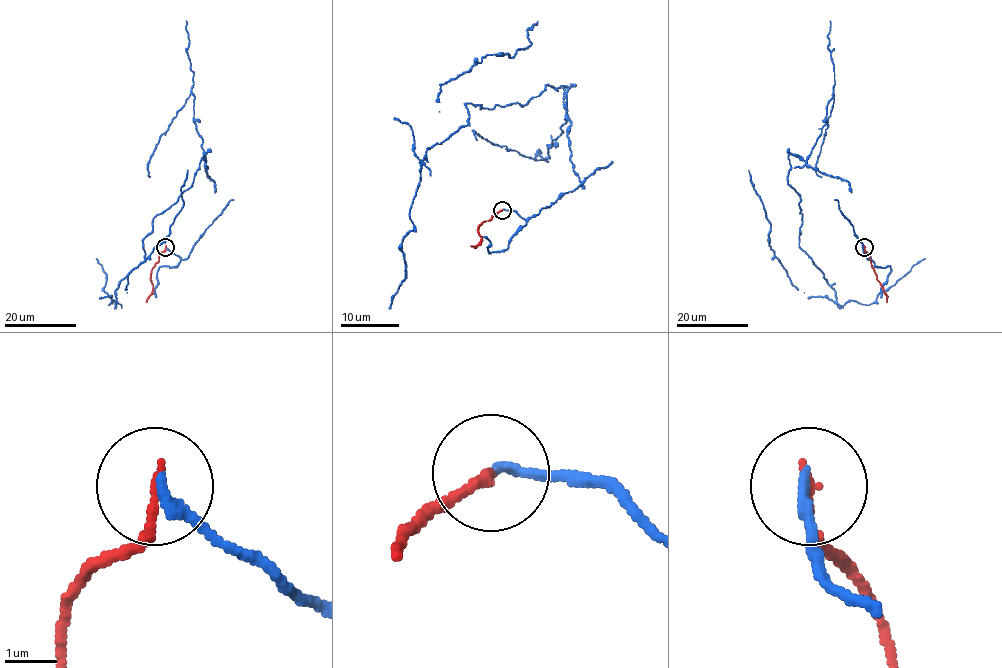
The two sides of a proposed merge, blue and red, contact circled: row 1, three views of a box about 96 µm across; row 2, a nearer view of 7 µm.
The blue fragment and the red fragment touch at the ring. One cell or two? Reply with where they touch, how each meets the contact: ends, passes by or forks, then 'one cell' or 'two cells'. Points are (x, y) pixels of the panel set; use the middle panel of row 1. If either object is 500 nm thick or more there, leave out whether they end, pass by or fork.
place (502, 210); blue ends; red ends; two cells

